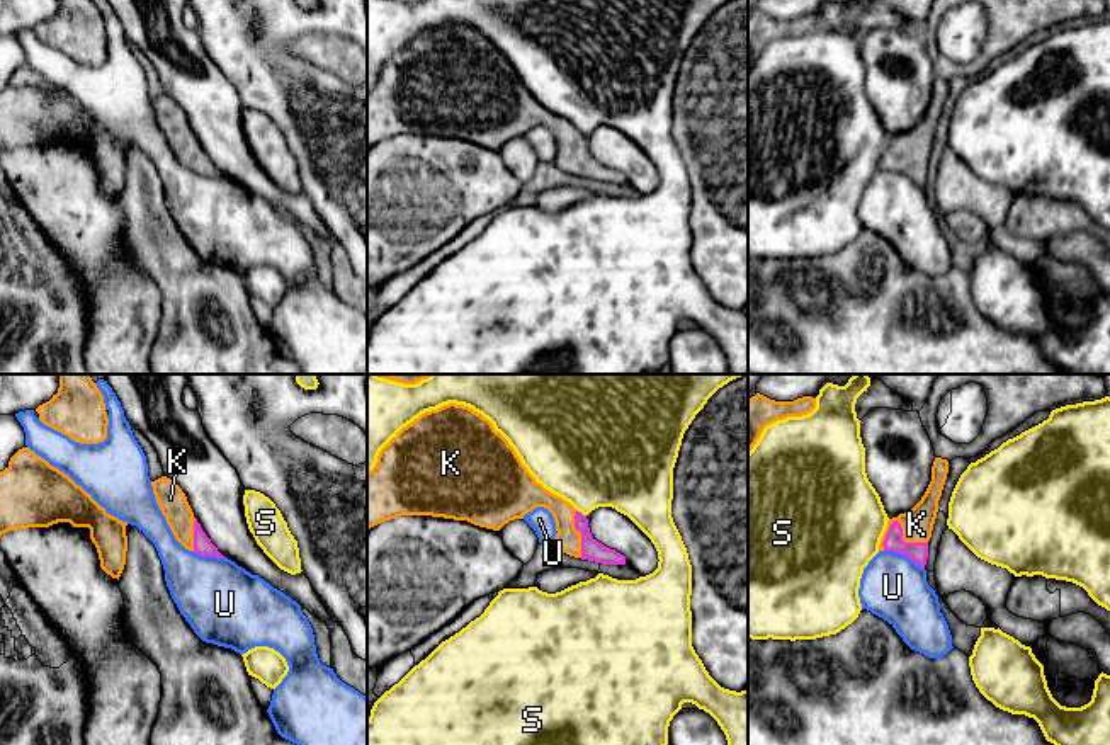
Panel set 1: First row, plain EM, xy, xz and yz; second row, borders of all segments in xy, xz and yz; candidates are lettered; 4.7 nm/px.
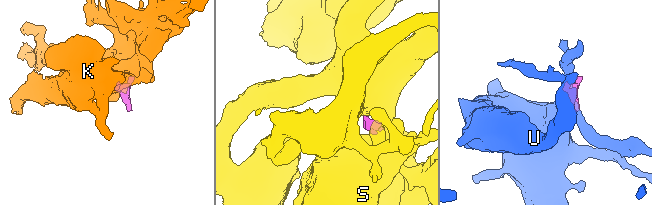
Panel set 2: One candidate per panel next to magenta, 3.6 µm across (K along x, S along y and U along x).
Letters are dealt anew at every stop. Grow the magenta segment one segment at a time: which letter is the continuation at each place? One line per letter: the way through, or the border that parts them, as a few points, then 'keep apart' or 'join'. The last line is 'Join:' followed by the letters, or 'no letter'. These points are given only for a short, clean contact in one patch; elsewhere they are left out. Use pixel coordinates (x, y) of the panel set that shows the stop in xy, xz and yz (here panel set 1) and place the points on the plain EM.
K: way yz (917, 170), (903, 159), (901, 148), (911, 148), (917, 143); join
S: border xz (577, 128), (585, 135); keep apart
U: border yz (884, 169), (905, 172), (923, 187); keep apart
Join: K

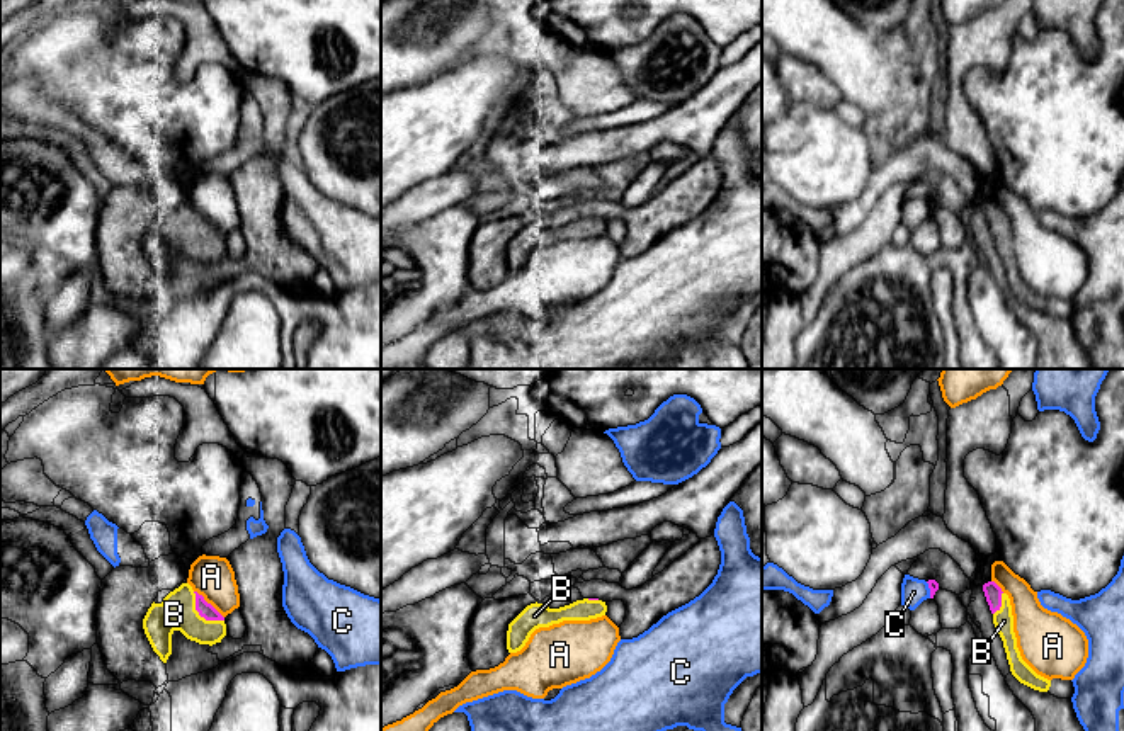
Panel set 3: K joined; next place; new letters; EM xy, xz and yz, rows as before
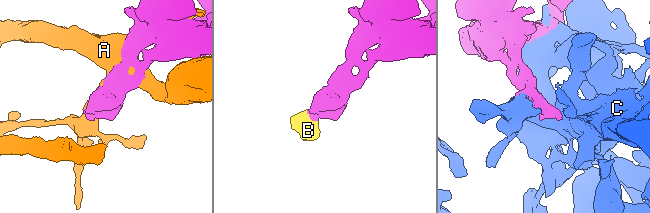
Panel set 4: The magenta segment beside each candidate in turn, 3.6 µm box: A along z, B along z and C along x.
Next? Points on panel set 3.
A: keep apart
B: way xy (204, 228), (201, 235), (177, 232); join
C: keep apart
Join: B

